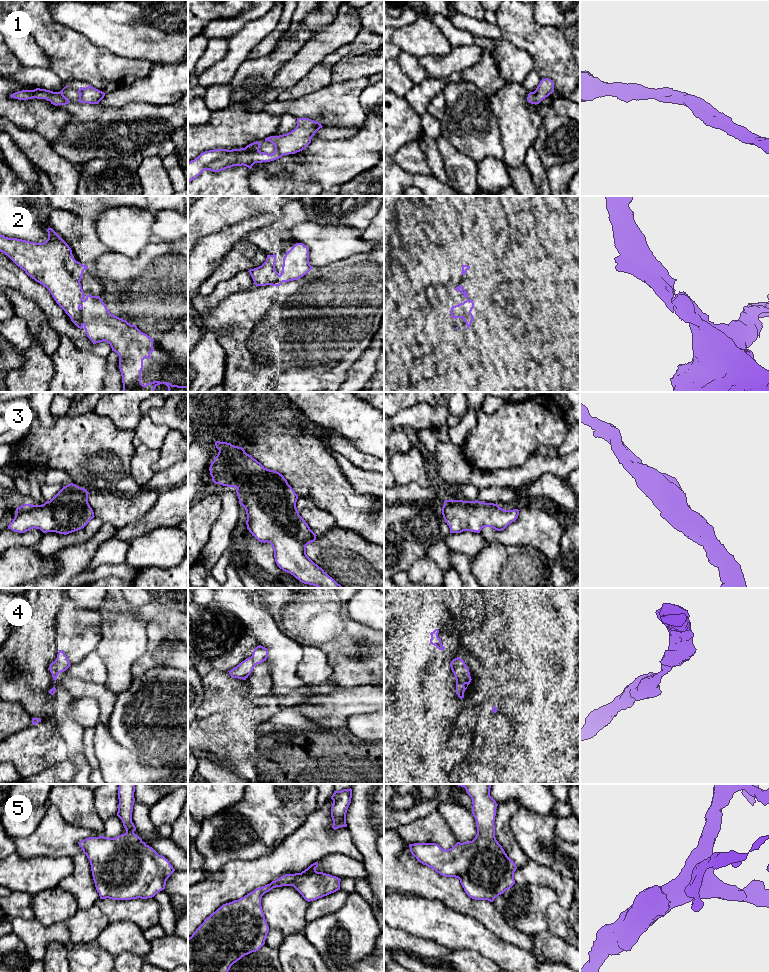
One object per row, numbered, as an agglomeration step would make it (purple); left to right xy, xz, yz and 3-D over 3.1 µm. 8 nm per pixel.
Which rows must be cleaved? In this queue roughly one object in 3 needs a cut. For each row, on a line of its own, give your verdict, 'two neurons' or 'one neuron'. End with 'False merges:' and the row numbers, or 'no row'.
1: one neuron
2: one neuron
3: one neuron
4: one neuron
5: one neuron
False merges: no row

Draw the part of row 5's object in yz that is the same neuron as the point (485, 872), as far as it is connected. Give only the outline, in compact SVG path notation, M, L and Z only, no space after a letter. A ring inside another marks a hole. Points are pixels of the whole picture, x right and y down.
M491 784L456 785L464 787L472 799L472 814L477 827L475 838L469 842L457 842L448 850L436 843L409 844L410 852L420 863L434 869L440 875L458 878L470 898L493 902L515 884L514 872L517 869L495 837L494 821L498 804L490 796Z

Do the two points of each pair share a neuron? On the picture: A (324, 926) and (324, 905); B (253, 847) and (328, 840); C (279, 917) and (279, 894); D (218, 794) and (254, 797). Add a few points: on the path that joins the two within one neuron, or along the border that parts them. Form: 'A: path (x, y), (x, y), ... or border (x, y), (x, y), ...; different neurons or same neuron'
A: border (344, 903), (337, 910), (329, 914), (307, 921); different neurons
B: border (296, 830), (268, 854), (258, 858); different neurons
C: path (279, 911), (279, 900); same neuron
D: border (244, 794), (238, 802), (223, 809); different neurons

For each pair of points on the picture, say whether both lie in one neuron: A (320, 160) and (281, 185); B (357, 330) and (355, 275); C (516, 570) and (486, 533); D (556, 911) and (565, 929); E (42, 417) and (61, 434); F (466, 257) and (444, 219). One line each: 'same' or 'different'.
A: different
B: same
C: different
D: same
E: different
F: same

